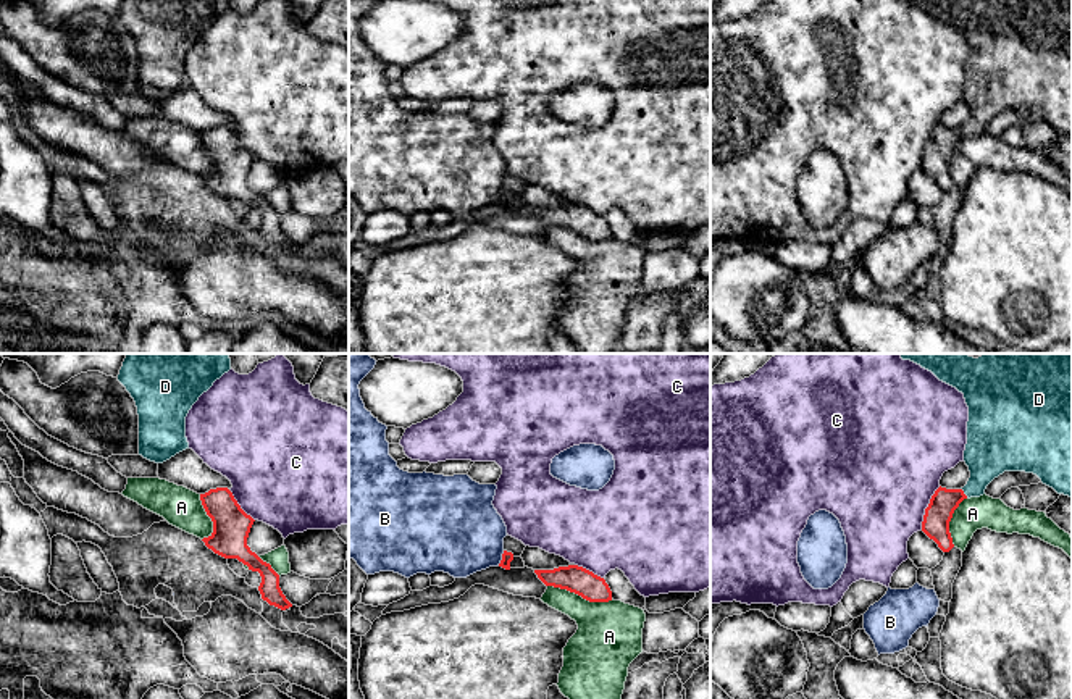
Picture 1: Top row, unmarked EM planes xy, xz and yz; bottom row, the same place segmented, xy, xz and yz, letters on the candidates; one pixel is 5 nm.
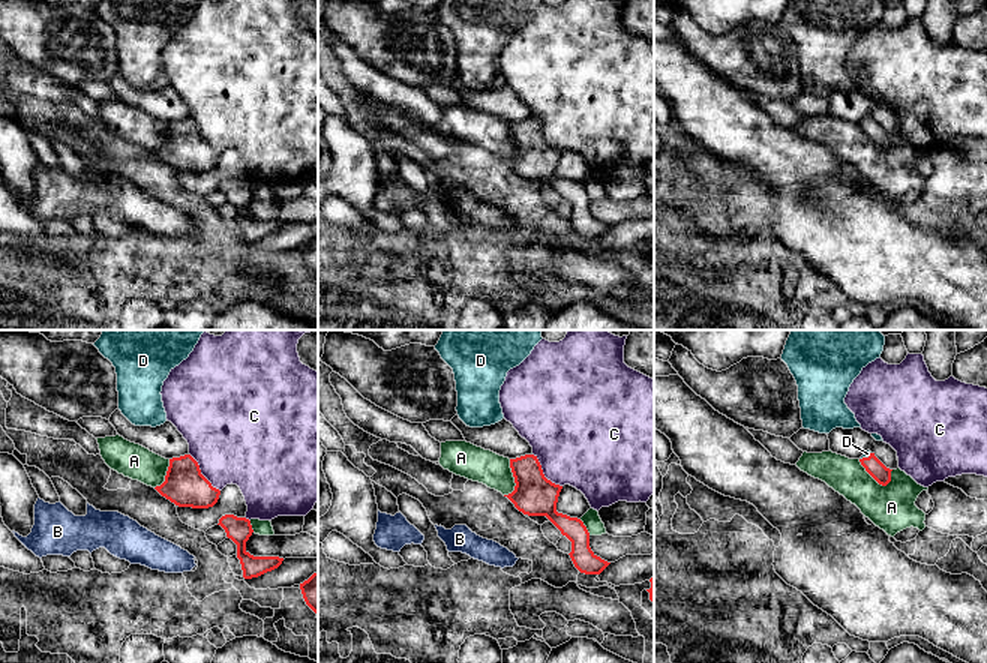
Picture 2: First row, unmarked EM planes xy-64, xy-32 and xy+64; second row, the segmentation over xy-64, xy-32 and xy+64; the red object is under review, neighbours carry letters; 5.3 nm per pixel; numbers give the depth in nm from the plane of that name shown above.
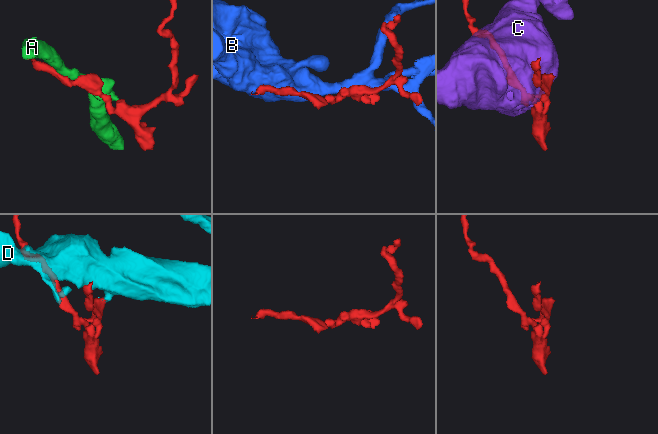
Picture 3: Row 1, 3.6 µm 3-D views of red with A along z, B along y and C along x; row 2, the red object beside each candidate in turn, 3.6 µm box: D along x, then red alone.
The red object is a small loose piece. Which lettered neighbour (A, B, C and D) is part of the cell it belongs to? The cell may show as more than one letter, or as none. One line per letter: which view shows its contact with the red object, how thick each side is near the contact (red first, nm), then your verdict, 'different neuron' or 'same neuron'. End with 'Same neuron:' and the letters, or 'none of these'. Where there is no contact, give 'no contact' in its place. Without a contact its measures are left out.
A: contact in xz; calibres 140 and 320 nm; different neuron
B: contact in xz; calibres 60 and 420 nm; different neuron
C: contact in yz; calibres 140 and 480 nm; different neuron
D: contact in yz; calibres 140 and 260 nm; same neuron
Same neuron: D

